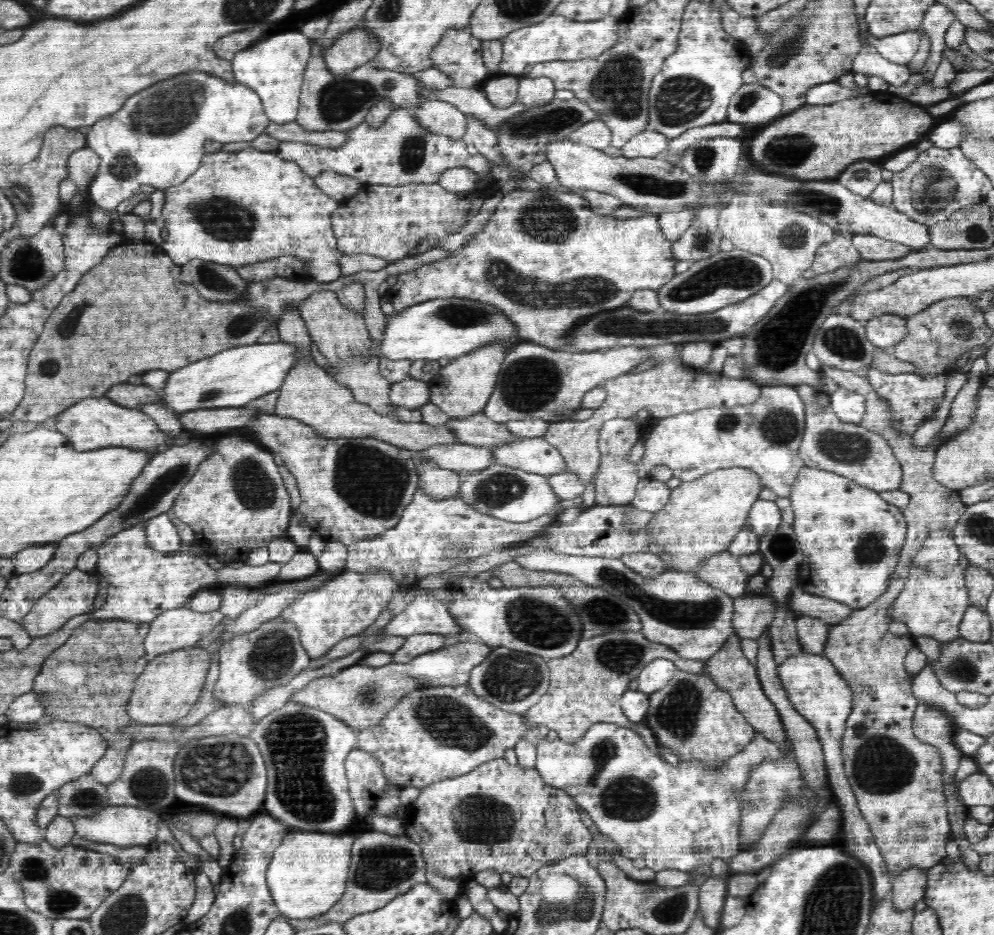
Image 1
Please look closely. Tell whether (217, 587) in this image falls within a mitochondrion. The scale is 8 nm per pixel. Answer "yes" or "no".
no

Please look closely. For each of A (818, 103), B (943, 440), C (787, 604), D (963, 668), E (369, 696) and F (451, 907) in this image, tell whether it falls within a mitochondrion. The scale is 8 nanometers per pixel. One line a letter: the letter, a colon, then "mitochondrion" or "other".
A: other
B: other
C: other
D: mitochondrion
E: mitochondrion
F: other

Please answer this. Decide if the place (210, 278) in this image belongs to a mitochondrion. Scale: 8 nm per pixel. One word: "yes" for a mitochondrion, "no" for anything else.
yes

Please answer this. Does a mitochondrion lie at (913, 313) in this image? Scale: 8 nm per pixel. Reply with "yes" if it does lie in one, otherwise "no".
no

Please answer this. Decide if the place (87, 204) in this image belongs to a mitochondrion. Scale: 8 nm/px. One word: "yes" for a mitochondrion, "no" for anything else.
no

